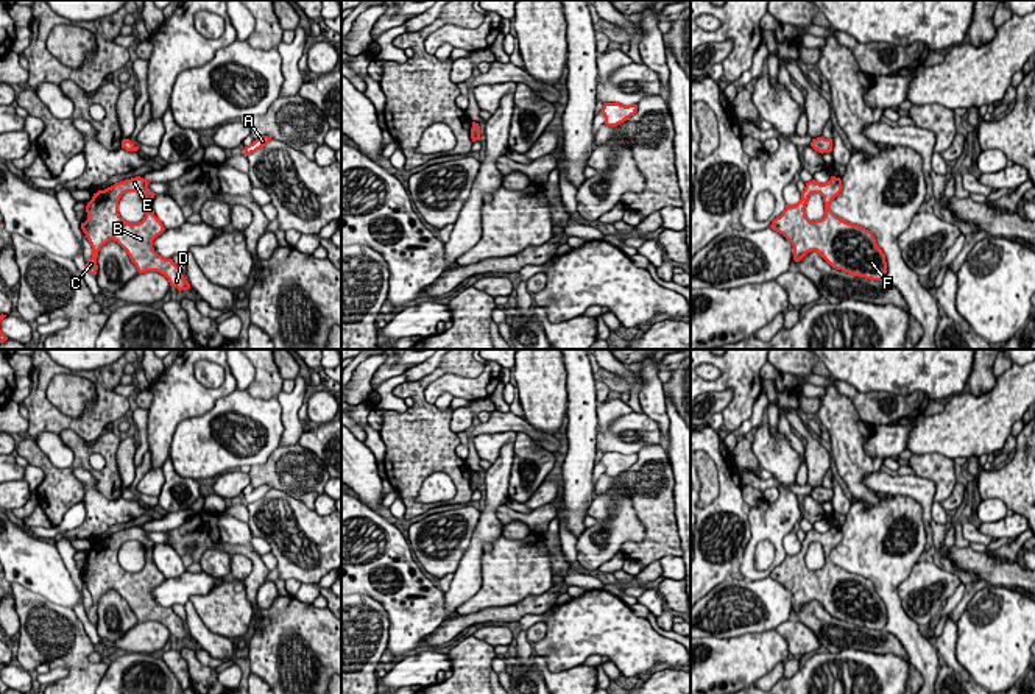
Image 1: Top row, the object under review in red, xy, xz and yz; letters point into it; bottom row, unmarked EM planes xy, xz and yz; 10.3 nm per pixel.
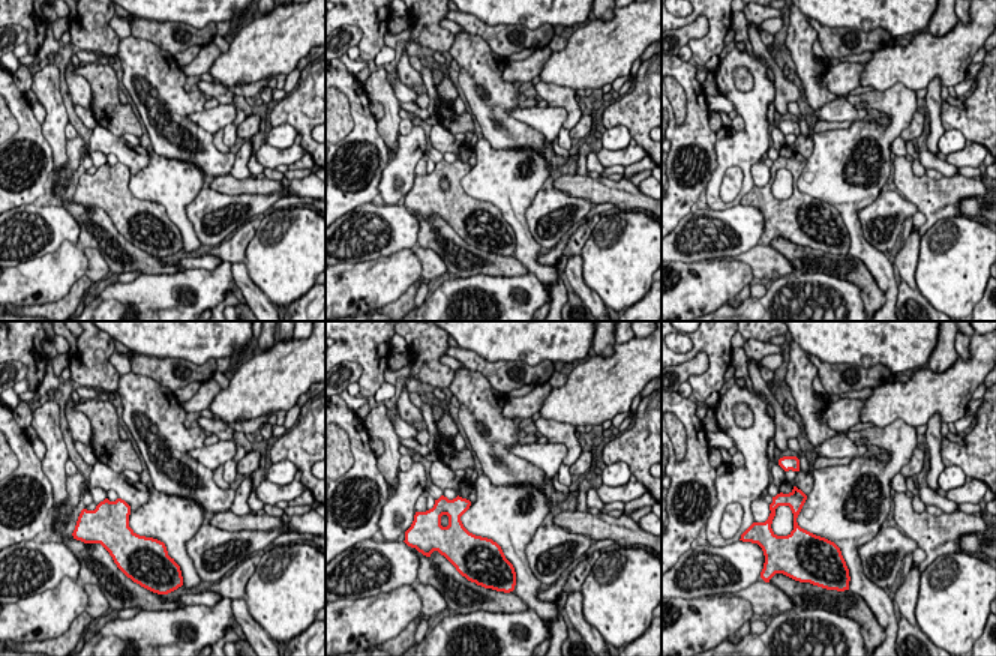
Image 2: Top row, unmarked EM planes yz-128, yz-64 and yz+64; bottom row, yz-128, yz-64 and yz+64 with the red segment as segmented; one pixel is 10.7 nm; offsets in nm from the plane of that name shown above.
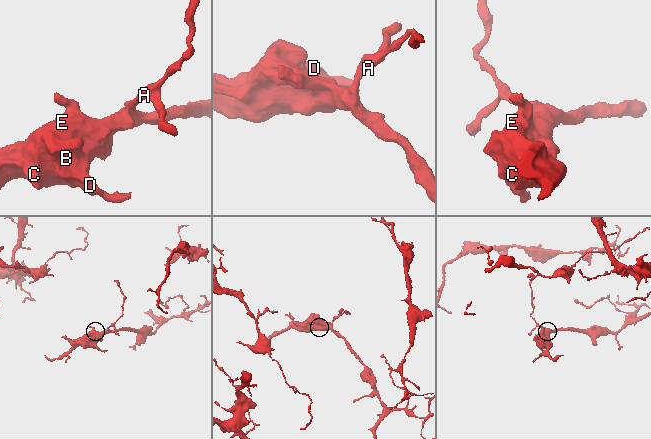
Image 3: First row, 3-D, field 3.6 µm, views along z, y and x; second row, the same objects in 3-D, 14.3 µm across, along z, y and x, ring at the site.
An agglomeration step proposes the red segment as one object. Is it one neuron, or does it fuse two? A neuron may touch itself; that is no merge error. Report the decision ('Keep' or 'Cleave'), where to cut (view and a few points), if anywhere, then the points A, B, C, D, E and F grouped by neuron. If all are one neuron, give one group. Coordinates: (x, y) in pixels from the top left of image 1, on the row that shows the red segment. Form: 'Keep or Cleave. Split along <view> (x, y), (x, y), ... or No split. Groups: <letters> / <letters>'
Keep. No split. Groups: A B C D E F

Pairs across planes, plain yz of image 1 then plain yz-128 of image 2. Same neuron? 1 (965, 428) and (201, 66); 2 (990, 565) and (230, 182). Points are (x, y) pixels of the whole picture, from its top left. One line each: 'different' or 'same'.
1: different
2: same

